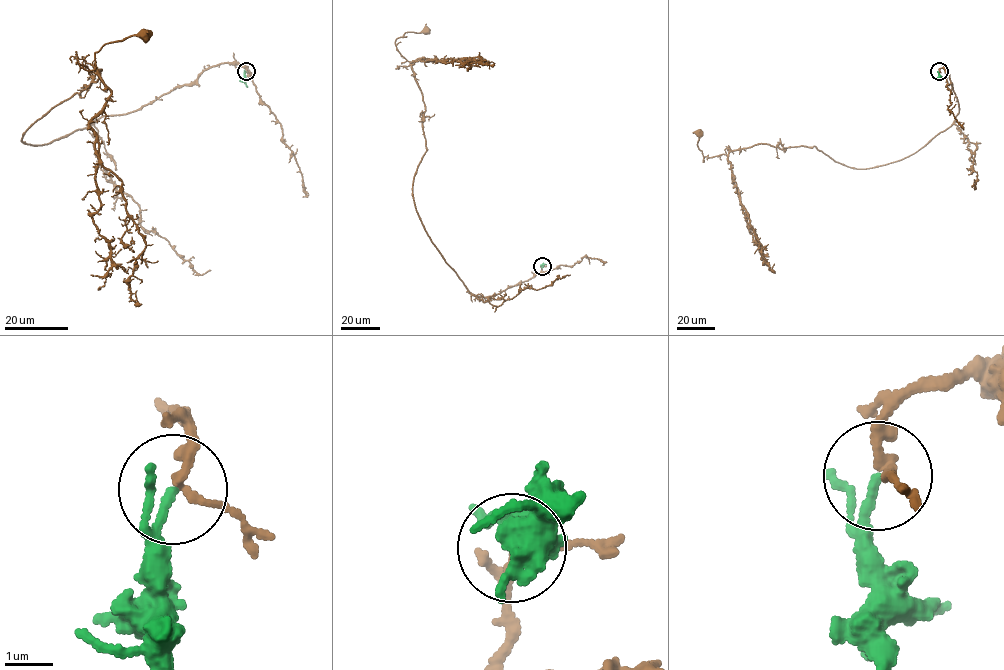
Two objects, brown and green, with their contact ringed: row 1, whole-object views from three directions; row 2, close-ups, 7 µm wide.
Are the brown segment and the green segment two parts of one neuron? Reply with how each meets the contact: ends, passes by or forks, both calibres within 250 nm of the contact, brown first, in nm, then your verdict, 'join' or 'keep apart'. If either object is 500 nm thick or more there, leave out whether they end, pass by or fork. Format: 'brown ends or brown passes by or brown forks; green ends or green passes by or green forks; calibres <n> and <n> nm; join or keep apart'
brown passes by; green ends; calibres 170 and 170 nm; join

